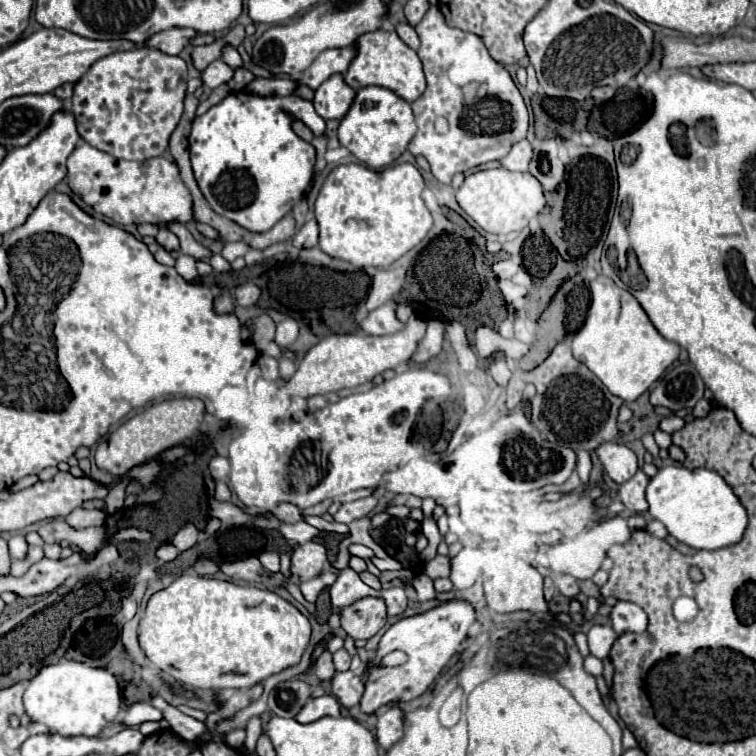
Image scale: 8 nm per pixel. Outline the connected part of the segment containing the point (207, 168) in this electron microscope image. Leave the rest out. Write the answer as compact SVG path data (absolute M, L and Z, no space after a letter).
M231 92L217 106L193 120L189 152L195 180L209 206L251 232L273 228L293 204L299 202L311 184L315 148L291 128L291 116L321 136L325 120L315 112L313 102L299 96L255 96Z

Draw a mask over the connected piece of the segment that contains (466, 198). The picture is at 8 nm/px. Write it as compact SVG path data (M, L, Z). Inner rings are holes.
M527 140L517 142L511 152L501 160L503 168L481 170L469 174L463 186L457 190L459 206L485 230L491 234L509 234L523 230L531 218L535 218L545 208L545 196L541 182L529 174L531 144ZM507 168L507 170L505 170ZM515 170L515 172L509 172ZM525 172L525 174L523 174Z

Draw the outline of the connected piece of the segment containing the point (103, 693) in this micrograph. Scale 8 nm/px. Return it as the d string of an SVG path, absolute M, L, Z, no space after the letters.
M61 660L41 668L41 672L29 682L23 704L33 722L47 724L61 736L99 736L99 732L119 716L121 692L115 676L105 668Z

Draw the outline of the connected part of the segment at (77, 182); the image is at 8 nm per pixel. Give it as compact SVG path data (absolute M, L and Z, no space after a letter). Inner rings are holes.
M79 142L67 160L67 184L81 196L81 200L95 212L113 220L115 224L167 224L193 220L193 198L189 188L181 182L175 162L155 156L145 162L127 162L113 158L107 152L93 148L87 142Z

